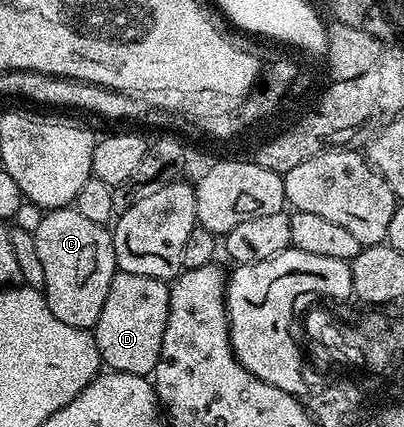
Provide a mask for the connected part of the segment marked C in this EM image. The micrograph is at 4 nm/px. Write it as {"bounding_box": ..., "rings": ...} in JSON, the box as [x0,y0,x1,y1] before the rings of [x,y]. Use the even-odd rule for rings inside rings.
{"bounding_box":[34,207,119,330],"rings":[[[73,207],[51,209],[43,212],[40,227],[36,227],[34,242],[36,252],[40,254],[40,264],[44,267],[44,283],[42,289],[48,303],[48,311],[60,323],[68,323],[73,329],[93,330],[94,324],[100,319],[100,311],[104,311],[104,299],[108,299],[108,287],[112,287],[114,274],[119,272],[114,250],[114,234],[100,223],[92,223],[92,219],[80,215]]]}

